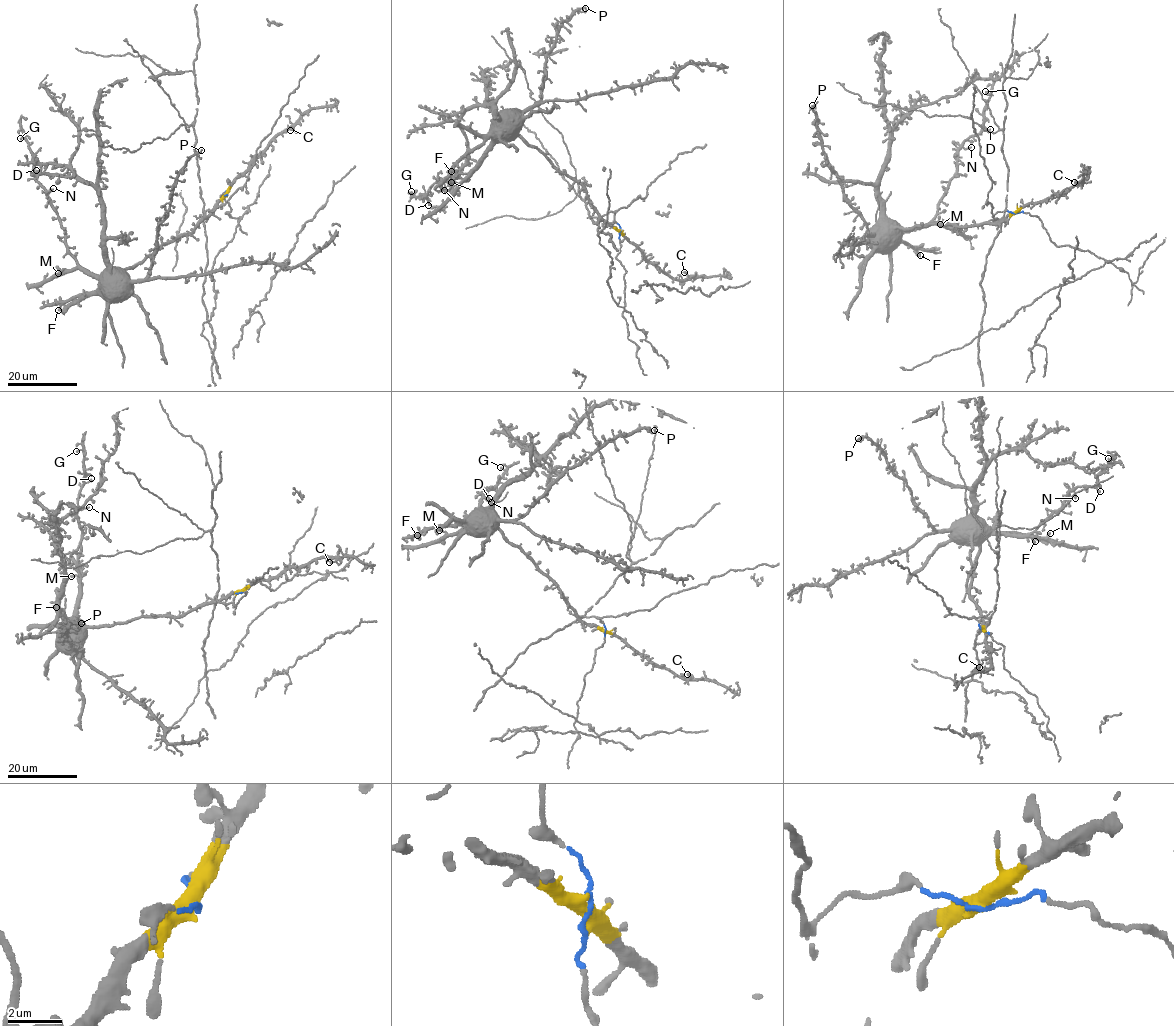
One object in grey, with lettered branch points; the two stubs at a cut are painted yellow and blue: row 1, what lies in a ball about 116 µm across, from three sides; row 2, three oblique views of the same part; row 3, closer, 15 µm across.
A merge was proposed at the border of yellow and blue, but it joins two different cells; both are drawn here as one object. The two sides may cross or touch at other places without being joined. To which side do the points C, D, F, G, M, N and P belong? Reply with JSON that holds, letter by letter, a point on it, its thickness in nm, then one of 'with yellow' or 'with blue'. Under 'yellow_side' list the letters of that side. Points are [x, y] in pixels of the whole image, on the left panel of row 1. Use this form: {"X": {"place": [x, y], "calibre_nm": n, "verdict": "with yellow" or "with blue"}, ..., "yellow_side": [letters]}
{"C": {"place": [290, 130], "calibre_nm": 400, "verdict": "with yellow"}, "D": {"place": [36, 170], "calibre_nm": 360, "verdict": "with yellow"}, "F": {"place": [58, 310], "calibre_nm": 400, "verdict": "with yellow"}, "G": {"place": [20, 138], "calibre_nm": 220, "verdict": "with yellow"}, "M": {"place": [58, 273], "calibre_nm": 360, "verdict": "with yellow"}, "N": {"place": [53, 188], "calibre_nm": 200, "verdict": "with yellow"}, "P": {"place": [201, 150], "calibre_nm": 110, "verdict": "with yellow"}, "yellow_side": ["C", "D", "F", "G", "M", "N", "P"]}

